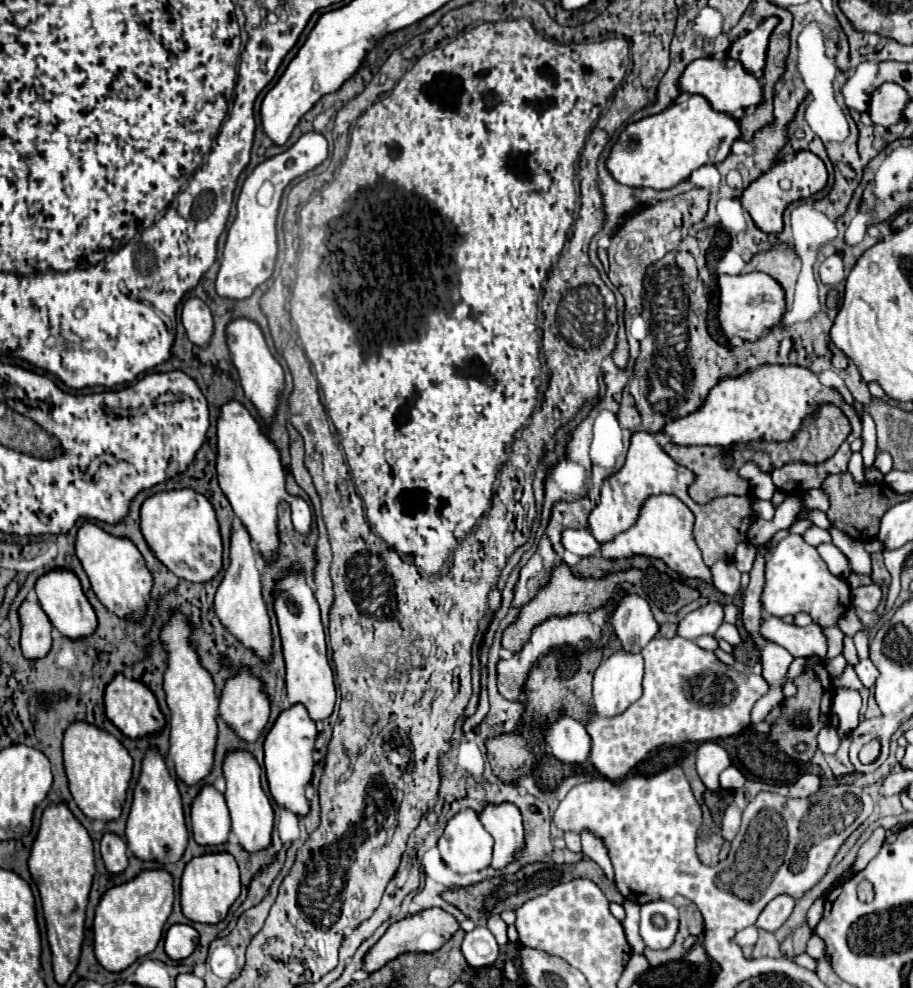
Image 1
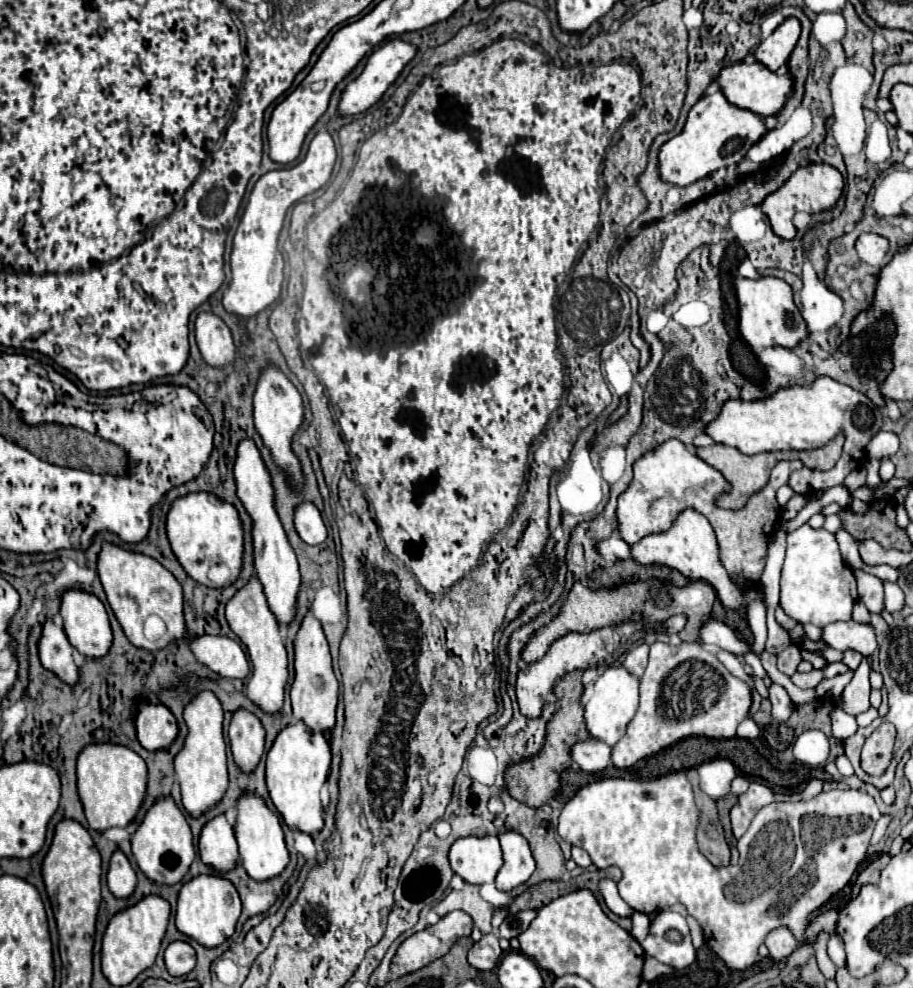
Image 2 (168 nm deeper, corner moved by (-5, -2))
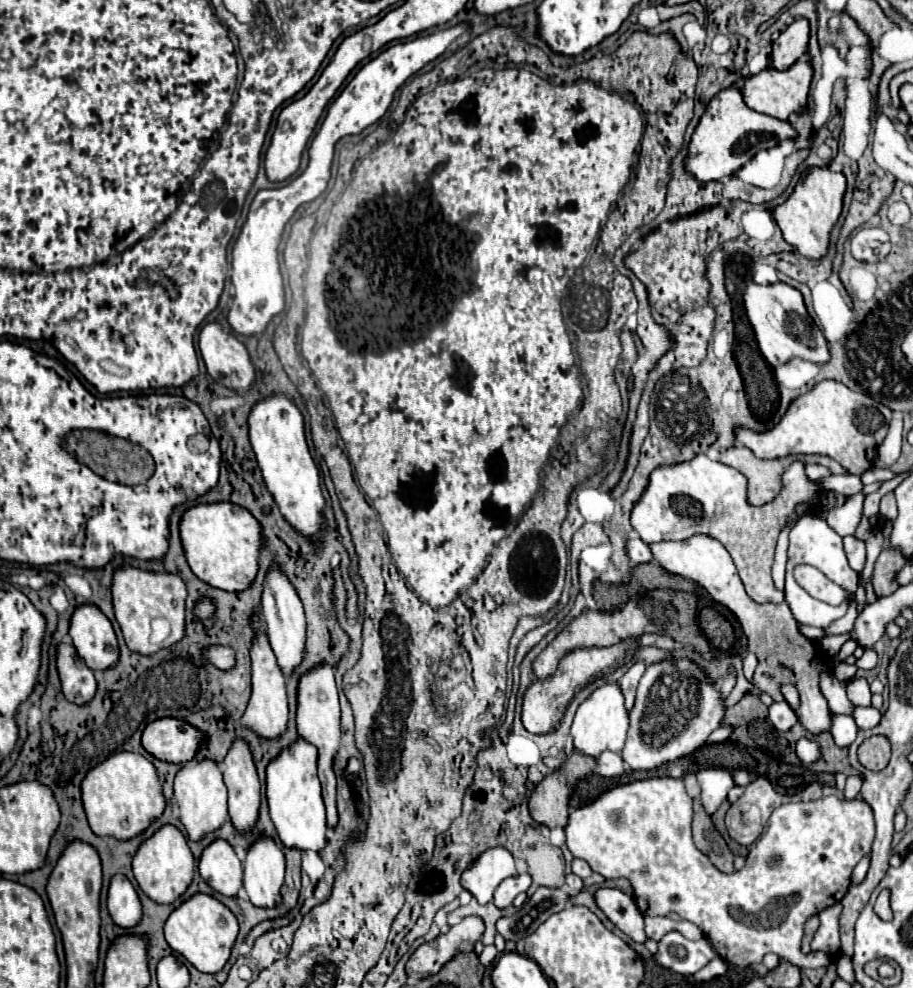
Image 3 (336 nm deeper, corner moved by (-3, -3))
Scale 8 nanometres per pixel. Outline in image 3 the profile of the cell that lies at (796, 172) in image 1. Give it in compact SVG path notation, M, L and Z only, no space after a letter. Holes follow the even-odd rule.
M813 167L809 175L799 179L791 197L775 207L773 217L783 231L783 237L789 245L793 245L807 259L821 259L829 251L829 235L833 225L837 223L843 209L843 195L847 191L847 181L843 173L833 173L829 169Z

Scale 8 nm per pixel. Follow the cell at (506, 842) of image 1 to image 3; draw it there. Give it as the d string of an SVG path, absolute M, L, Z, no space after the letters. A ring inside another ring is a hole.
M521 873L519 877L511 877L511 879L505 879L497 891L495 891L495 899L493 903L499 907L499 909L507 909L513 905L513 899L521 893L521 891L527 891L531 885L531 877L527 873Z

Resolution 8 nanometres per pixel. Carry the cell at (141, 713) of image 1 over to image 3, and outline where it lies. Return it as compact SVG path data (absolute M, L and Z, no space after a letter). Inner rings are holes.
M165 717L149 723L143 731L143 747L167 763L187 763L203 743L203 733L187 721Z

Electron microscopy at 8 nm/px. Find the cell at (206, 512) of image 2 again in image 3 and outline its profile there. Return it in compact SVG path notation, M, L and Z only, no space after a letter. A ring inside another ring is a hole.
M233 503L191 507L181 519L181 541L191 571L205 583L225 591L245 591L251 587L259 571L263 527L247 509Z

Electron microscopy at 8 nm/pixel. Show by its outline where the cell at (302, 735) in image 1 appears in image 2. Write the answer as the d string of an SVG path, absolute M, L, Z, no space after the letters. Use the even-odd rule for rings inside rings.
M305 722L287 724L275 738L267 754L267 788L269 796L291 830L305 834L319 832L323 828L323 806L319 790L327 780L331 766L331 750L323 734L317 734L305 726Z

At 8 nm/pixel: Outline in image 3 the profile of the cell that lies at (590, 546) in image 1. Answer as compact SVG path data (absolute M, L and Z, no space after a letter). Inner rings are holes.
M633 531L629 535L629 543L627 543L627 553L633 565L641 565L641 563L649 563L653 559L651 549L647 543L643 543L643 539L639 539L639 535Z

